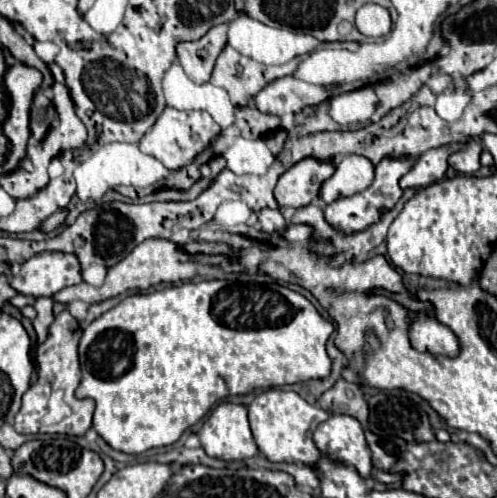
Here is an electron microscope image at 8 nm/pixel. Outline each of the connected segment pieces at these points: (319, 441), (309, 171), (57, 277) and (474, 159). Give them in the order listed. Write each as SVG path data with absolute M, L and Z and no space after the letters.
M331 415L315 429L313 441L331 461L353 465L363 479L371 475L371 453L361 423L355 417Z
M313 157L299 161L297 165L293 165L293 169L279 177L279 183L275 187L275 201L279 203L279 209L307 207L317 197L321 183L331 175L331 163L321 163Z
M41 253L41 255L35 255L21 265L21 273L17 277L13 277L11 287L21 295L37 299L37 297L53 297L63 287L71 287L71 285L77 285L81 281L83 281L81 279L81 267L73 255Z
M471 141L463 147L463 151L459 153L453 153L449 157L449 165L459 171L459 173L465 173L465 175L473 175L479 171L481 163L479 163L479 153L481 153L481 145Z

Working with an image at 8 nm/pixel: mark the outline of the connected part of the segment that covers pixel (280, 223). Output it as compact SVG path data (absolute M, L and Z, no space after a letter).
M263 209L259 211L259 227L263 233L279 233L287 227L279 209Z

